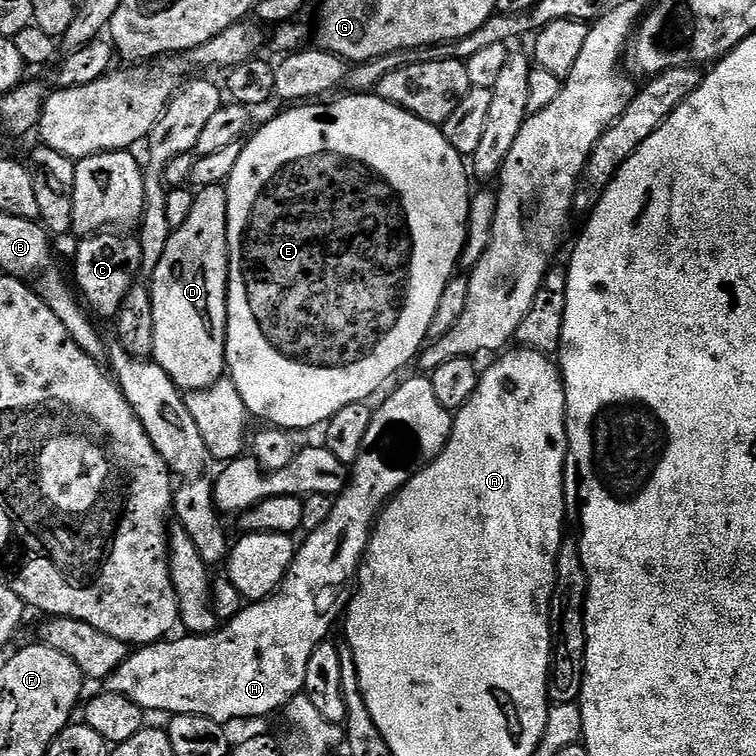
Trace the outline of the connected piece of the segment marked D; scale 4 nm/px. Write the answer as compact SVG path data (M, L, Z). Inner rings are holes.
M219 184L201 187L194 195L194 206L186 222L178 226L172 233L170 242L166 242L166 254L162 254L162 262L150 273L150 287L154 302L154 350L152 356L166 374L176 383L177 388L187 392L202 391L216 384L226 372L226 342L228 341L228 189Z

